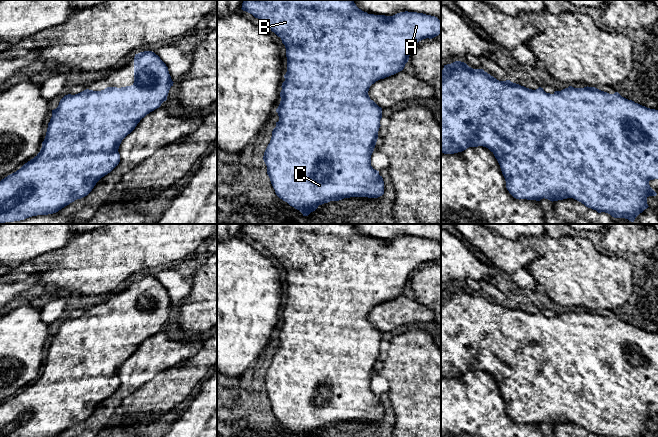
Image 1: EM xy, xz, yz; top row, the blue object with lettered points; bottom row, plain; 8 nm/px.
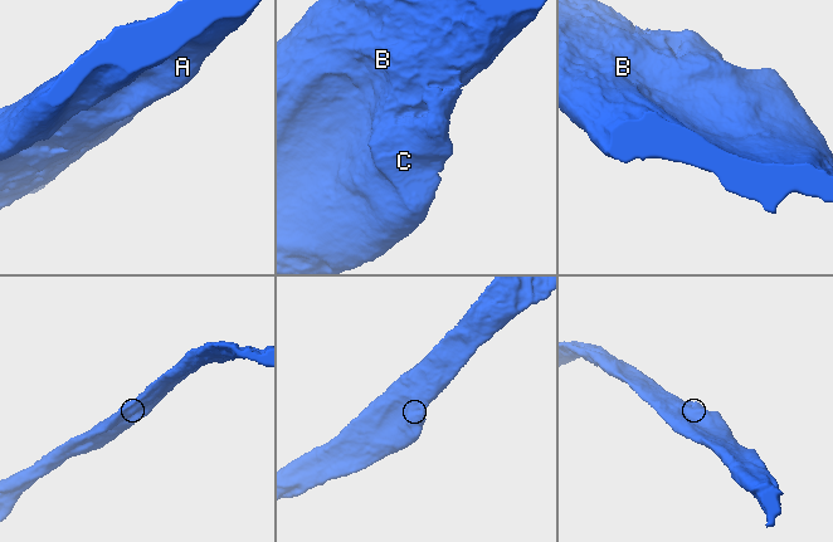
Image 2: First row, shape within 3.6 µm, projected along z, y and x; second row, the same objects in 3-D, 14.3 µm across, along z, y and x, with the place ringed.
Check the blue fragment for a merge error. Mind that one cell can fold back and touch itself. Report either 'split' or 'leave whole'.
leave whole

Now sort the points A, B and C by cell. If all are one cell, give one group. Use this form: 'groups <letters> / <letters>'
groups A B C

